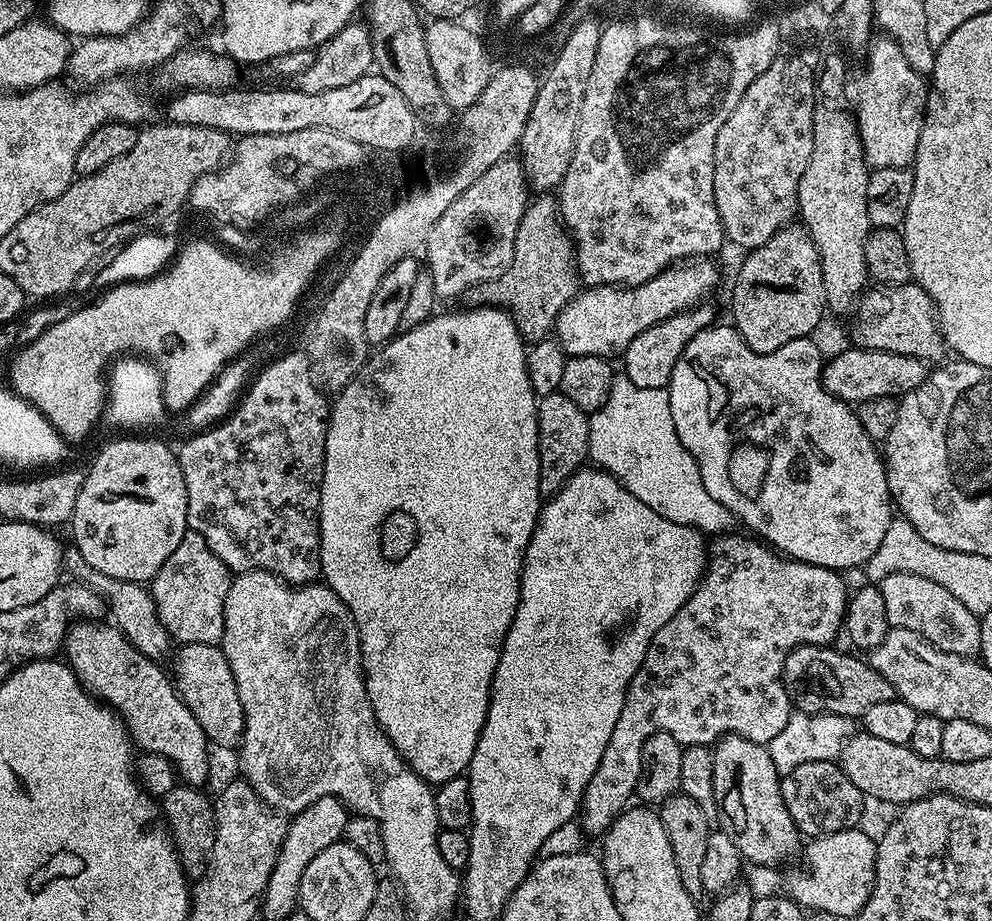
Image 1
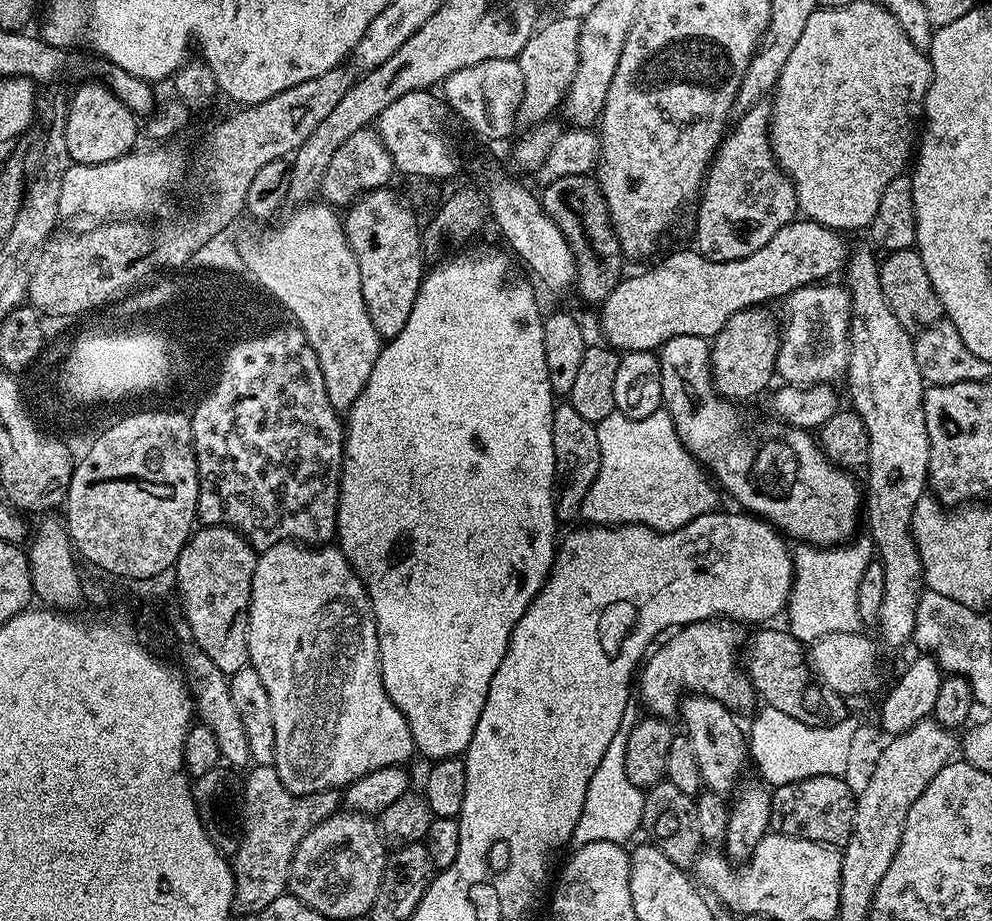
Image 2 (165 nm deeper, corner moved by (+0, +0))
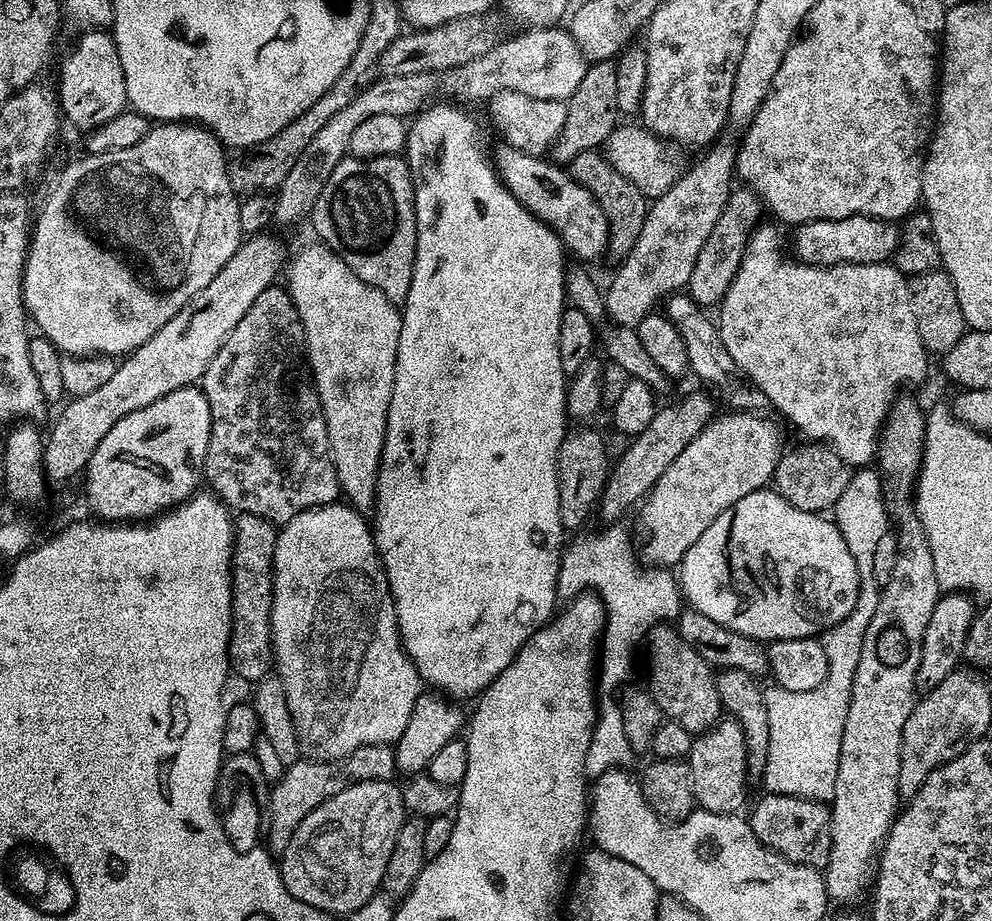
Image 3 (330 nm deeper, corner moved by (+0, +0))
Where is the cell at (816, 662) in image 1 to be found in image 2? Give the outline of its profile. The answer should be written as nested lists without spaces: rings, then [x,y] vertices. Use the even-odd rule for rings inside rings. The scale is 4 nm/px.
[[[764,626],[753,631],[756,633],[753,636],[751,633],[742,656],[742,667],[748,674],[752,689],[767,707],[782,710],[782,714],[790,714],[790,718],[798,718],[798,722],[823,725],[826,692],[806,659],[805,645],[795,640],[792,633],[783,627],[772,627],[776,626]]]

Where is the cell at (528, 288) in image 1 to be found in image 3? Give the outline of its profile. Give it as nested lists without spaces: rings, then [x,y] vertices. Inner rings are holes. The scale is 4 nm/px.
[[[593,150],[578,154],[573,160],[568,161],[566,170],[586,190],[594,194],[594,198],[602,206],[602,210],[608,219],[608,250],[607,255],[613,256],[616,262],[622,262],[634,250],[634,242],[638,242],[638,234],[642,234],[642,225],[646,223],[646,214],[650,207],[650,201],[647,196],[643,196],[630,182],[630,178],[622,178],[603,151]]]

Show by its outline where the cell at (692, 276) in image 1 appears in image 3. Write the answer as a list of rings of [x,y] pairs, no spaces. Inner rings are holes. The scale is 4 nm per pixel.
[[[873,216],[811,220],[809,224],[799,225],[793,232],[796,233],[792,240],[790,236],[790,248],[795,259],[819,268],[835,264],[886,264],[895,257],[896,248],[900,245],[900,228],[893,221]]]

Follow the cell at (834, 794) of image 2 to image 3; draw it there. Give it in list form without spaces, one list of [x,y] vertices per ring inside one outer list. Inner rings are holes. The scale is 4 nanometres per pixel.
[[[768,792],[753,806],[747,822],[758,842],[782,858],[811,868],[827,868],[832,845],[832,809],[825,801]]]

